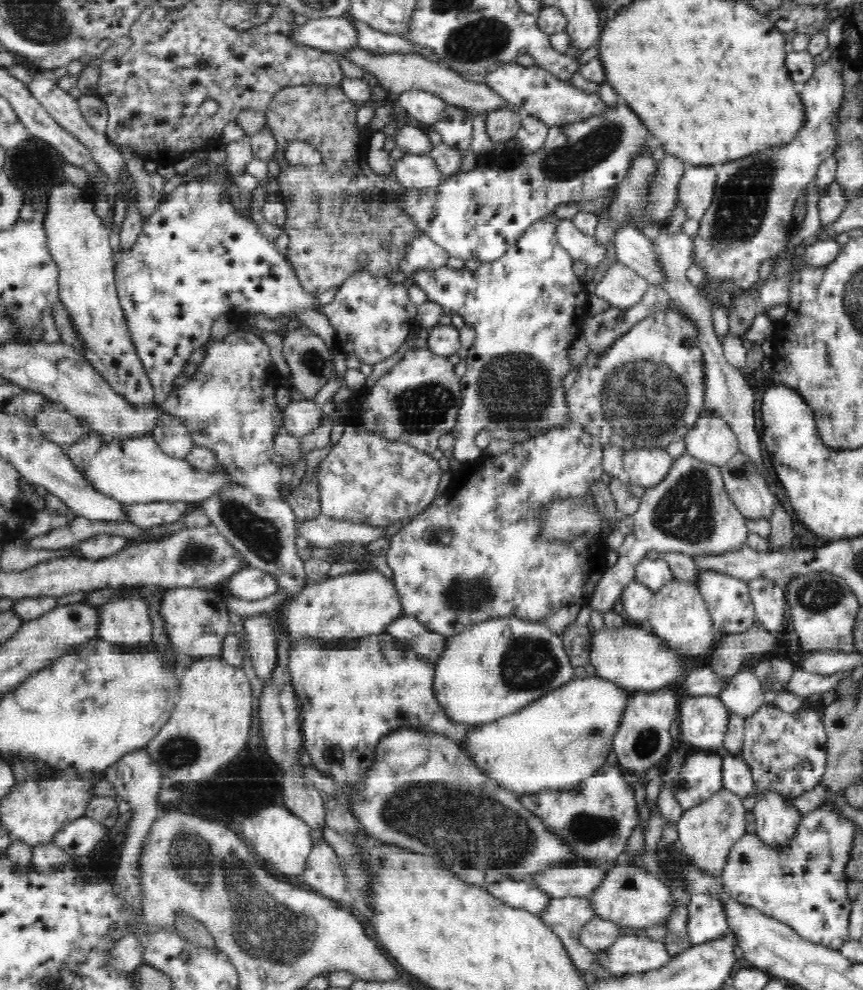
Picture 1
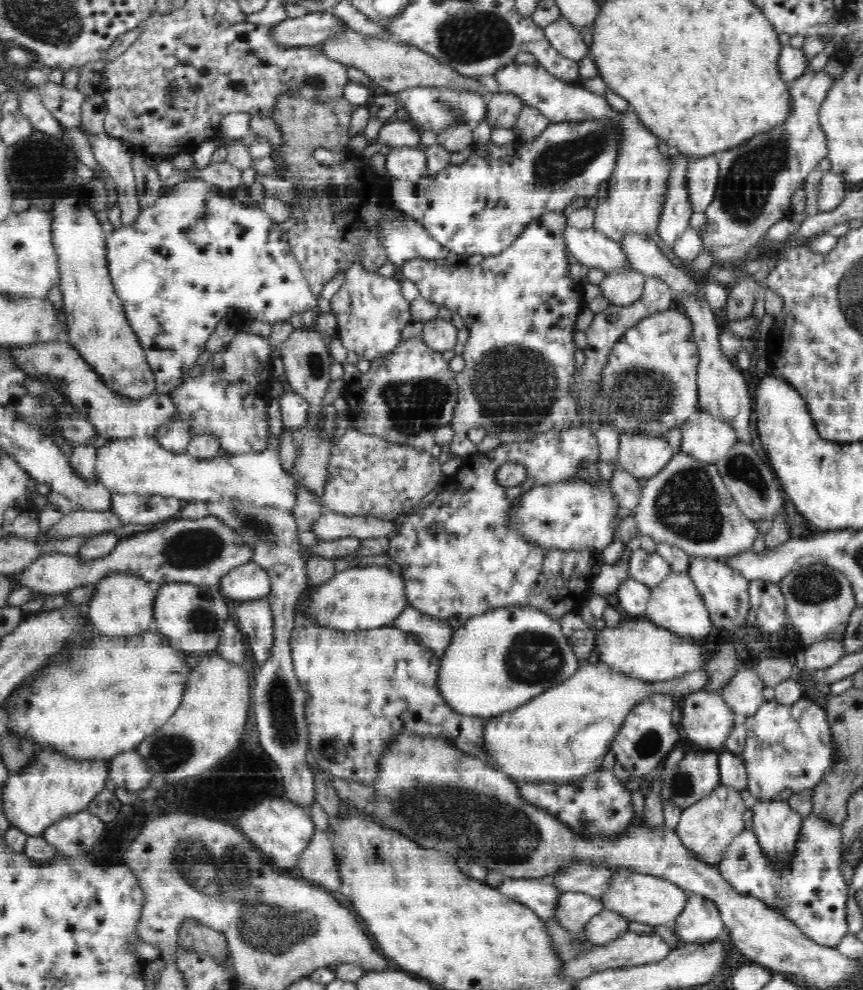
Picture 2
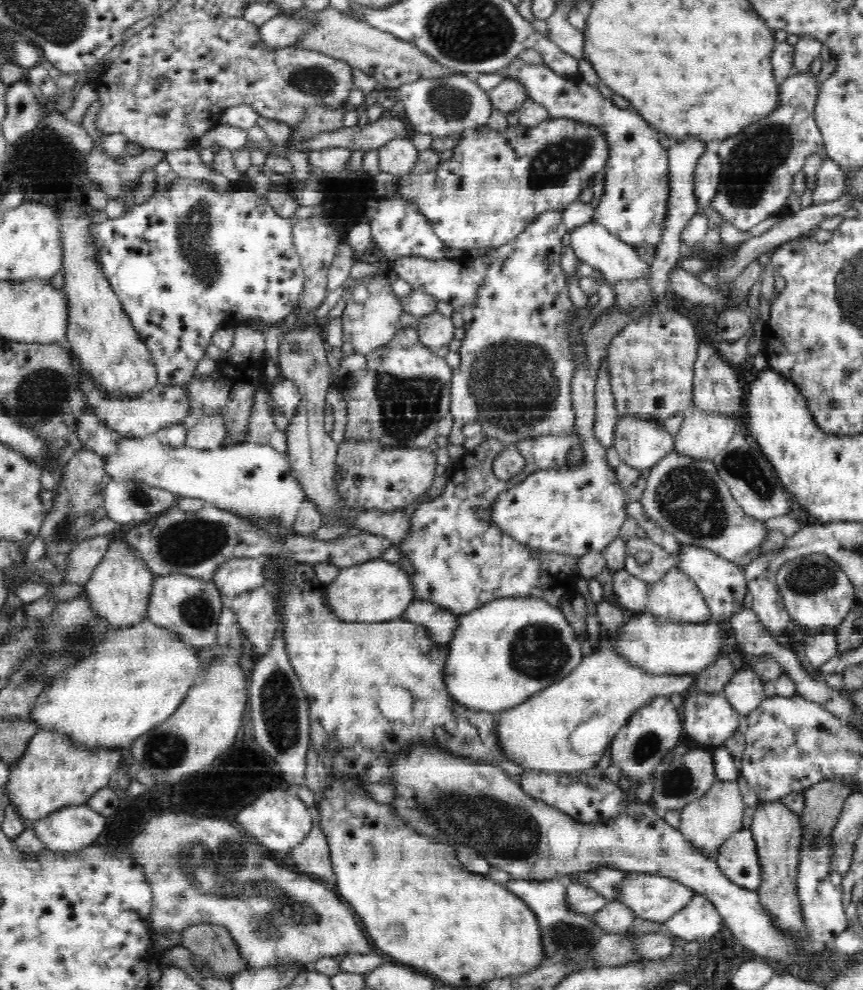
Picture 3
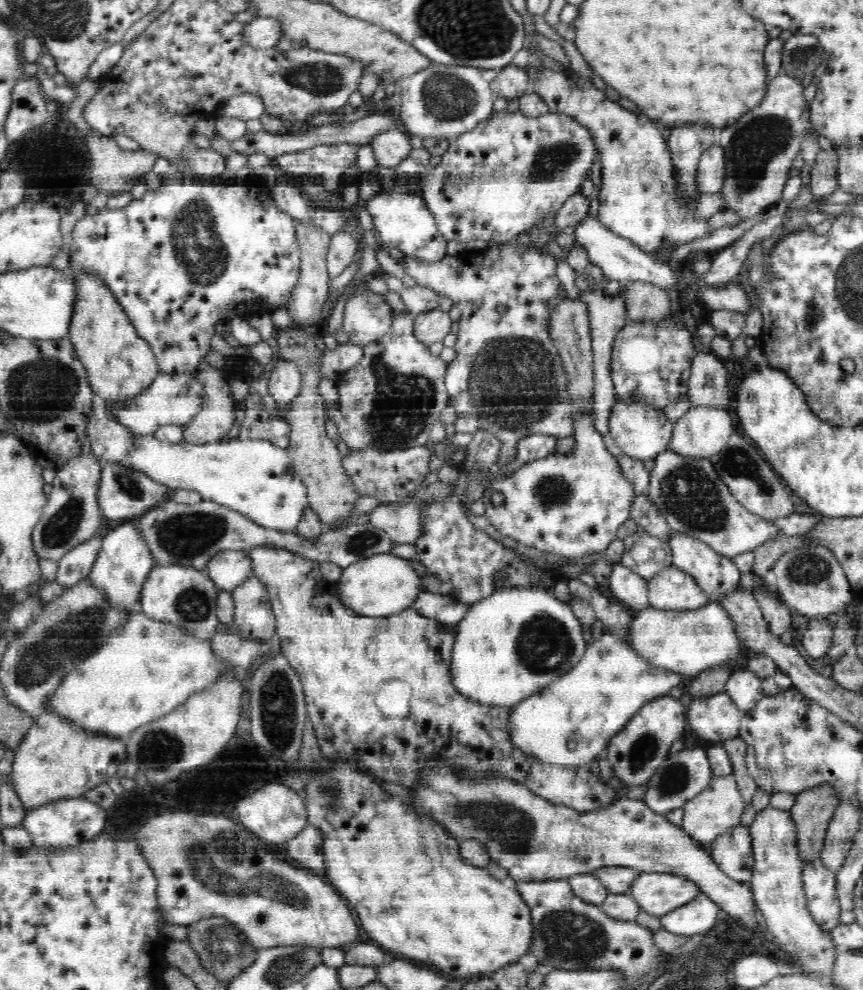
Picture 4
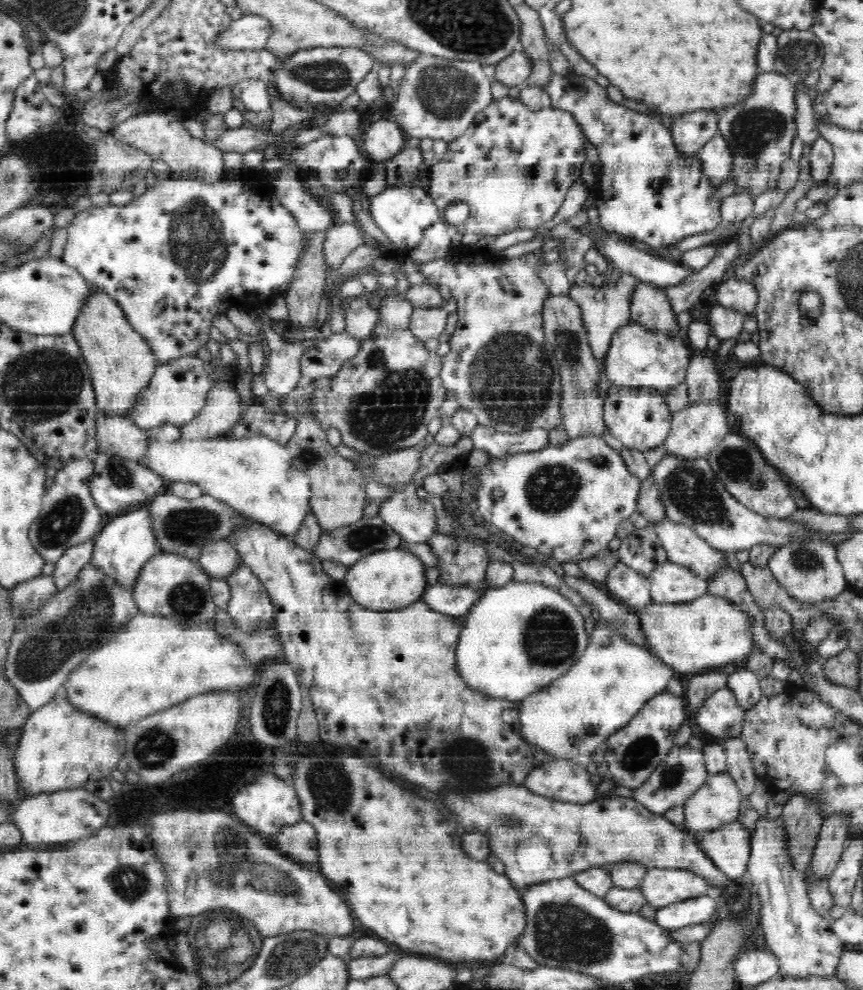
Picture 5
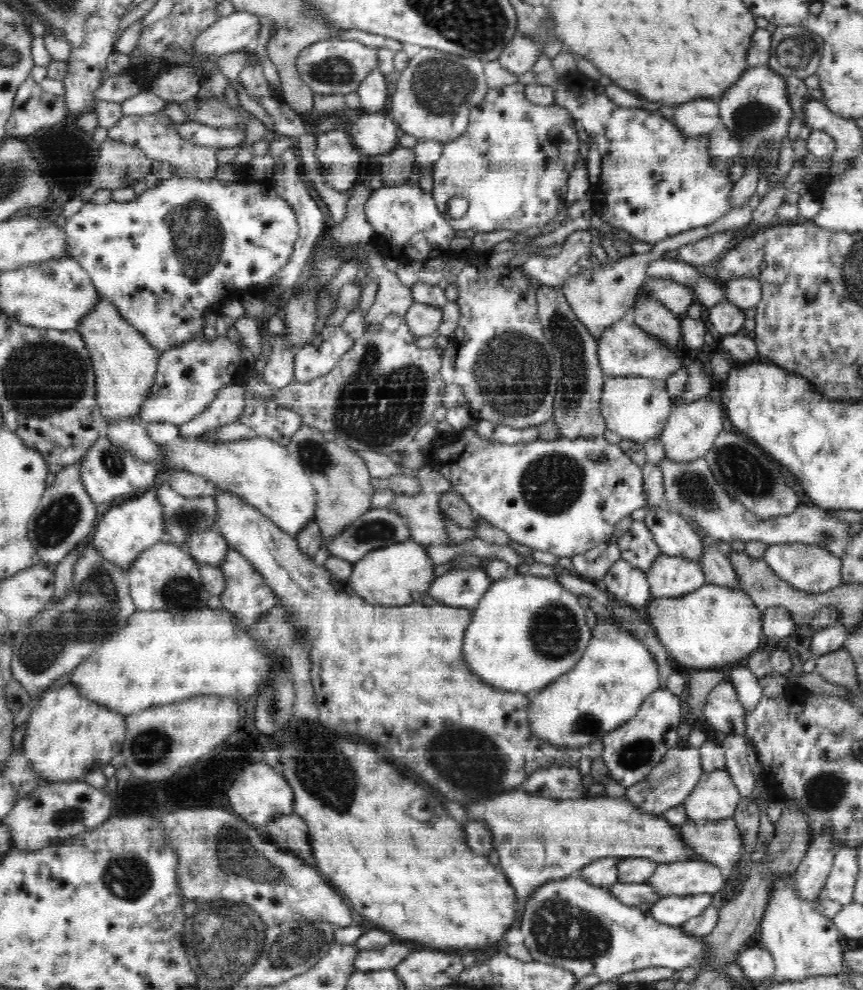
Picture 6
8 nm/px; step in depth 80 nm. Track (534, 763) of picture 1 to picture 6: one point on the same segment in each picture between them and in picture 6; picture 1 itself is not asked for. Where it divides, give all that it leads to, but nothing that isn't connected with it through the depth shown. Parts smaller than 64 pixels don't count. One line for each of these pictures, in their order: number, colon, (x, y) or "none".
2: (560, 736)
3: (564, 729)
4: (569, 722)
5: (612, 681)
6: (607, 686)

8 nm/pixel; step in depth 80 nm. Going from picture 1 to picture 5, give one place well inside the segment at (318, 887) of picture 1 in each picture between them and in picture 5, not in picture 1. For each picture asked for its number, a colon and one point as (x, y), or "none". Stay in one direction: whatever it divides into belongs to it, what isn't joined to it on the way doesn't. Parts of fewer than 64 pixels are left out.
2: (318, 865)
3: (312, 856)
4: (306, 850)
5: (299, 842)

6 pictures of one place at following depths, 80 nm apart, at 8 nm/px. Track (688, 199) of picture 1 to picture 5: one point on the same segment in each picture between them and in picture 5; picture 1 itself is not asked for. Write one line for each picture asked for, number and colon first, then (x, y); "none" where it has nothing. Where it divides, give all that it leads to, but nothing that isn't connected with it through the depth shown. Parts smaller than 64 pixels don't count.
2: (703, 174)
3: (708, 170)
4: (712, 164)
5: (715, 158)

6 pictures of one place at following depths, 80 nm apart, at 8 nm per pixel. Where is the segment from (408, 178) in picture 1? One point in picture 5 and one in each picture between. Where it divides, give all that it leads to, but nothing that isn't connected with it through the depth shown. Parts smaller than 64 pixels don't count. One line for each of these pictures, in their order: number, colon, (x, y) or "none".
2: (407, 163)
3: (397, 156)
4: (390, 146)
5: (382, 139)

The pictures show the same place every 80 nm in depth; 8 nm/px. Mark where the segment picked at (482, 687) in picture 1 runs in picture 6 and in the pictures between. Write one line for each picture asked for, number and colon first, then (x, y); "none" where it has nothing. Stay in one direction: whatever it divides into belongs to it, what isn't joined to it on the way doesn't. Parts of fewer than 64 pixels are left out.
2: (495, 664)
3: (500, 656)
4: (512, 645)
5: (518, 638)
6: (526, 632)

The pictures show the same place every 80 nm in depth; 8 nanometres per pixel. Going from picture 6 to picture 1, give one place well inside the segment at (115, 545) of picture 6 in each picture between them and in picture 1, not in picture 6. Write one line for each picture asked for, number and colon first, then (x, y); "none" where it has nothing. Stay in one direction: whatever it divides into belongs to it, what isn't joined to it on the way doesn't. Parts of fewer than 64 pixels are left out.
1: (125, 621)
2: (122, 606)
3: (118, 590)
4: (123, 565)
5: (123, 547)

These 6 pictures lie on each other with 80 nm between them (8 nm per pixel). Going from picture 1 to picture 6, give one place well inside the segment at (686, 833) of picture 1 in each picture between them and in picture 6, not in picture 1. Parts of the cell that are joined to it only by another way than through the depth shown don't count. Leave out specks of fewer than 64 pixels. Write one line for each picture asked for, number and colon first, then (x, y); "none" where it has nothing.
2: (706, 828)
3: (707, 823)
4: (717, 809)
5: (717, 802)
6: (716, 797)

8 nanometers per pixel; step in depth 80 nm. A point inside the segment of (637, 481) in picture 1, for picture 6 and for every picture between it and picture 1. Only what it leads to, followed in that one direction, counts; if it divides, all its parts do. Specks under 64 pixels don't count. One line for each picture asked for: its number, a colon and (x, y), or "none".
2: (642, 458)
3: (641, 444)
4: (642, 432)
5: (640, 420)
6: (638, 409)

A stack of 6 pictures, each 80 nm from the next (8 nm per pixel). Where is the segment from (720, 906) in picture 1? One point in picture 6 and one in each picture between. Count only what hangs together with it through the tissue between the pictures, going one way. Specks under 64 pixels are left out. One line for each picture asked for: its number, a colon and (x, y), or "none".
2: (700, 922)
3: (699, 921)
4: (698, 917)
5: (701, 909)
6: (675, 911)

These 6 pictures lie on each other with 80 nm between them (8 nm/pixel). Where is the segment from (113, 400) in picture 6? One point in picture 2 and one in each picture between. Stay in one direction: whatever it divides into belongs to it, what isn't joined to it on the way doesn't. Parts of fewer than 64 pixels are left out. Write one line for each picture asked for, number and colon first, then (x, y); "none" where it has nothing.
2: (96, 325)
3: (99, 331)
4: (120, 364)
5: (122, 363)

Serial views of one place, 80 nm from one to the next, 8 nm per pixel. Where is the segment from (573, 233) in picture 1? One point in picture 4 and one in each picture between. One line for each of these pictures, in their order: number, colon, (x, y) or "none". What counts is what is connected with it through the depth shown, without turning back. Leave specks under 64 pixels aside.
2: (592, 250)
3: (616, 260)
4: (617, 258)

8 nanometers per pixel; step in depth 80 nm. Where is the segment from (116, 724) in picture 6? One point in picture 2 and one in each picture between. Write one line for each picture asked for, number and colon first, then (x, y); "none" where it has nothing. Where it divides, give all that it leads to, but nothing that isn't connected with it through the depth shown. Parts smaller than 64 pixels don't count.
2: (47, 790)
3: (50, 775)
4: (52, 763)
5: (60, 749)

